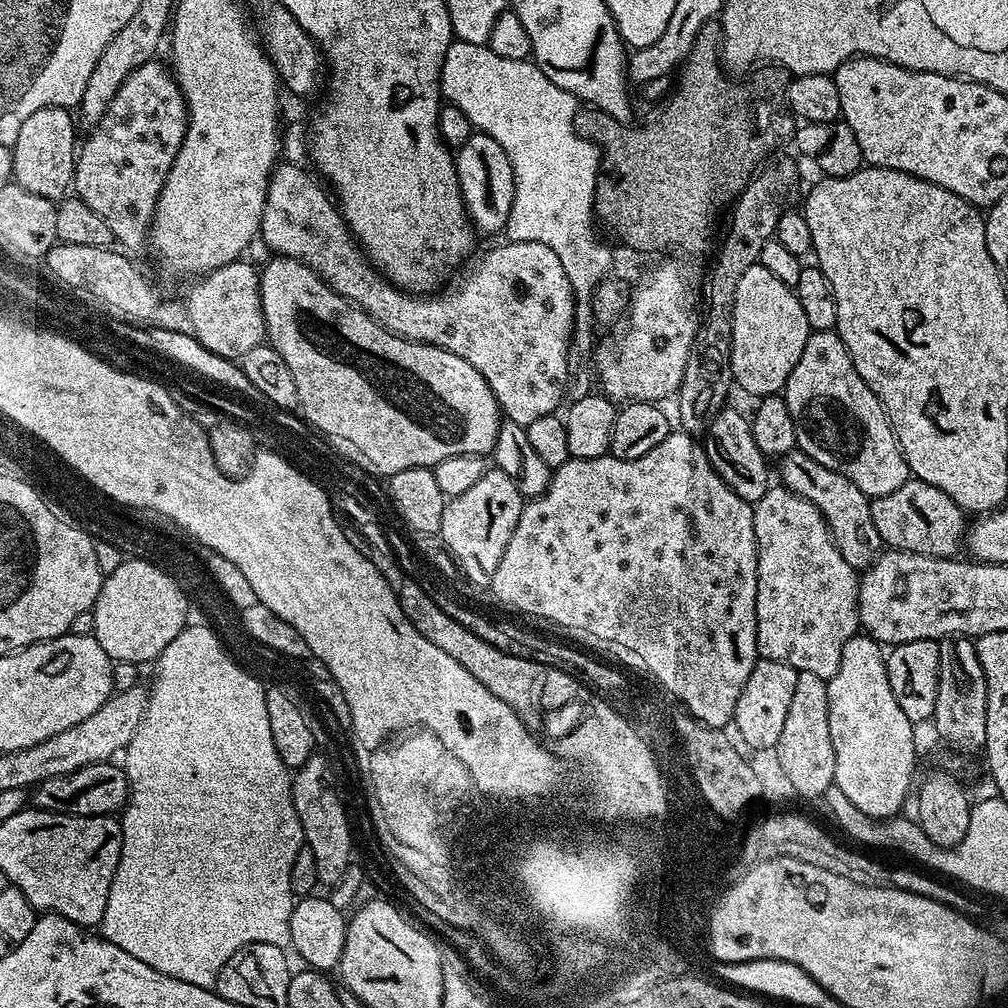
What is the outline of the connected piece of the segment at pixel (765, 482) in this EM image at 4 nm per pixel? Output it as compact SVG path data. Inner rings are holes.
M726 406L716 415L714 422L710 422L707 432L702 437L702 443L704 453L710 458L722 482L726 482L726 486L730 486L730 490L734 490L738 498L755 506L762 498L762 494L766 494L770 480L769 461L762 454L762 450L758 450L758 442L754 442L751 419L747 415L743 416L738 409Z

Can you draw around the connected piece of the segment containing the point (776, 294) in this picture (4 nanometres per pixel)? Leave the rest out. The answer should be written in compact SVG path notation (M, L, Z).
M757 263L742 274L732 319L732 379L737 389L763 398L783 389L806 346L810 329L795 291Z

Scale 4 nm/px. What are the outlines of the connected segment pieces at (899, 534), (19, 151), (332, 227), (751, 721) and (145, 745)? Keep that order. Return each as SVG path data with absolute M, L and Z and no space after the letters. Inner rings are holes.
M910 478L894 494L875 497L871 501L874 526L881 541L897 552L913 552L923 556L952 558L966 540L966 513L938 486Z
M43 108L34 110L26 122L22 122L22 130L18 130L18 138L12 148L14 154L15 183L21 184L30 194L42 194L42 198L59 202L69 195L76 174L76 158L78 155L78 124L73 113L67 108Z
M277 163L272 169L268 177L268 201L264 203L264 213L262 214L262 222L258 233L259 239L264 239L266 247L276 256L289 256L291 260L302 262L312 271L316 272L324 283L335 290L339 296L346 298L351 304L361 308L363 312L370 318L374 318L374 322L378 322L386 330L390 330L396 336L401 336L407 340L417 340L420 344L429 344L435 348L441 348L447 352L458 354L458 358L462 358L466 362L470 362L470 366L474 366L474 370L478 370L478 374L482 374L482 378L486 378L486 382L490 386L490 390L494 394L494 398L498 402L501 413L509 421L523 426L534 422L534 418L542 418L543 416L553 415L557 411L556 407L560 404L560 399L564 396L564 383L568 380L568 356L570 357L570 341L572 338L572 321L576 314L577 303L572 294L570 286L570 278L566 278L566 270L562 270L562 262L558 258L558 254L554 254L554 250L550 250L550 246L546 246L542 242L503 242L497 248L492 248L489 252L473 255L443 285L439 294L405 294L396 285L391 284L369 261L366 259L361 247L356 243L356 237L348 230L348 223L344 221L344 217L340 214L340 209L334 203L333 197L328 196L307 176L302 170L303 167L299 163Z
M757 659L754 670L750 670L750 678L746 678L746 686L742 686L742 694L738 694L734 717L734 729L750 747L775 749L797 682L798 672L786 666L786 662Z
M207 623L188 624L154 661L156 677L150 683L144 717L138 730L134 730L134 738L130 738L122 753L122 767L128 775L129 791L128 802L119 817L122 854L118 870L114 874L114 882L110 886L110 898L106 898L106 914L102 914L98 932L103 939L126 950L126 954L134 954L138 962L146 962L146 966L154 966L154 970L170 974L170 978L190 982L190 986L215 989L222 966L226 966L226 962L230 962L230 958L238 950L251 944L273 944L282 949L291 945L290 914L294 897L290 886L290 870L294 866L294 858L298 858L298 850L305 847L305 842L302 822L292 801L290 770L284 765L282 758L278 758L278 750L274 750L274 734L270 734L266 698L260 688L239 670L237 661L228 657L227 650L220 645L219 638L209 628Z

